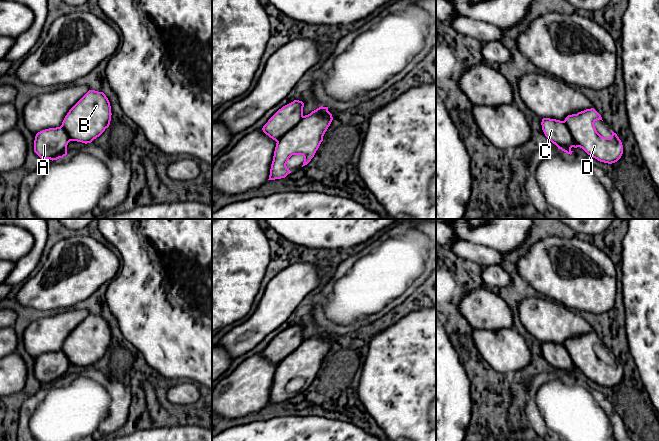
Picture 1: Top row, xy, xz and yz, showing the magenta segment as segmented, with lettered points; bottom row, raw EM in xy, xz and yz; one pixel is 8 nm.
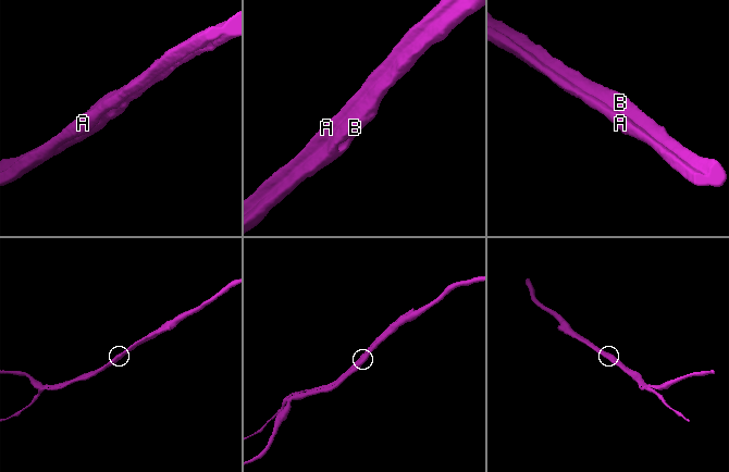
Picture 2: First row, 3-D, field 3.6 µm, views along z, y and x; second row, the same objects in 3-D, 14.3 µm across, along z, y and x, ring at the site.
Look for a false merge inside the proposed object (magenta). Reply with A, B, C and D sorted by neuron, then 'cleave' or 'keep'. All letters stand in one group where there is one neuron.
A C / B D; cleave

